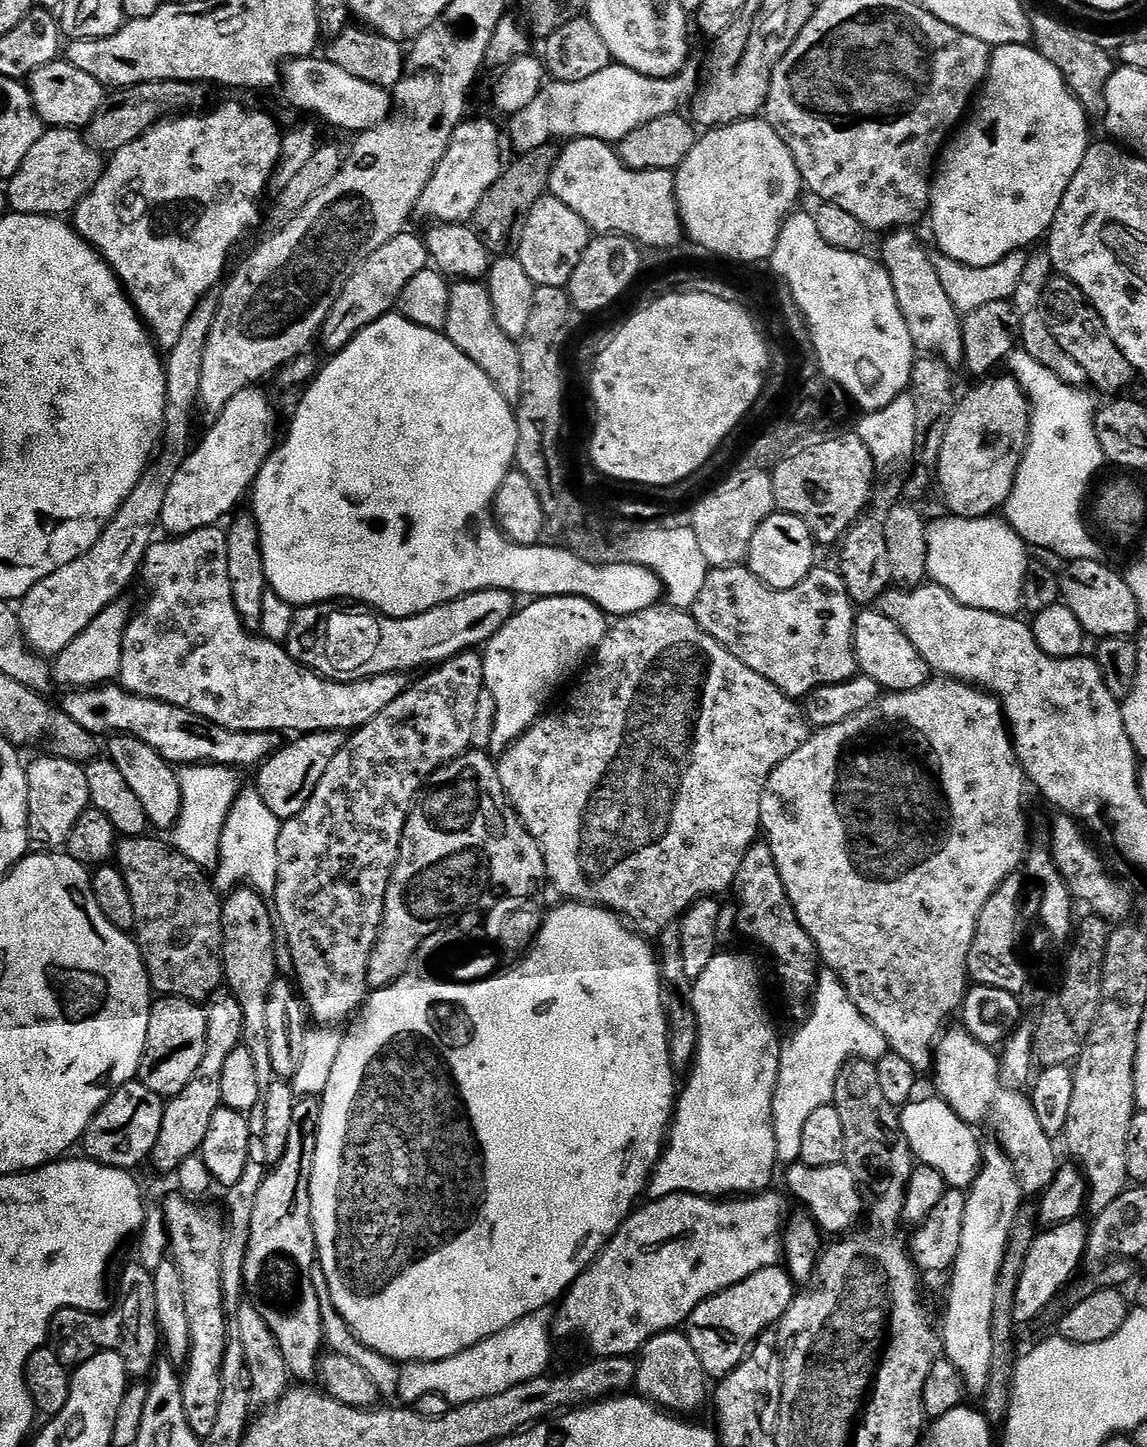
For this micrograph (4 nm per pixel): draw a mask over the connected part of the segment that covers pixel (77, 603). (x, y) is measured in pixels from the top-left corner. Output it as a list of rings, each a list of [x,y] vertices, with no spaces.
[[[215,295],[205,296],[202,303],[194,310],[194,314],[190,314],[190,322],[186,322],[186,330],[182,330],[182,335],[178,338],[178,346],[167,349],[164,360],[164,373],[166,374],[164,435],[152,460],[146,466],[142,478],[138,478],[138,486],[130,490],[130,498],[122,502],[118,514],[114,514],[112,521],[104,527],[104,533],[100,535],[98,542],[94,542],[94,546],[90,546],[90,550],[86,550],[82,558],[74,558],[74,562],[62,566],[62,570],[54,570],[54,574],[42,578],[42,582],[34,585],[24,595],[23,600],[19,601],[20,632],[24,636],[25,644],[33,652],[45,658],[54,658],[62,650],[66,650],[66,646],[70,646],[70,642],[74,642],[74,638],[78,638],[78,634],[82,634],[82,630],[86,630],[86,626],[90,626],[90,622],[94,622],[94,618],[98,618],[98,614],[102,614],[106,606],[110,606],[115,600],[125,595],[124,591],[131,586],[135,576],[137,579],[144,562],[144,555],[154,542],[155,536],[152,535],[160,528],[160,515],[162,505],[166,503],[166,493],[174,483],[174,474],[178,474],[182,462],[190,451],[188,439],[192,436],[192,410],[198,406],[202,384],[202,354],[206,354],[206,342],[210,338],[210,328],[214,326],[217,305],[218,300]]]

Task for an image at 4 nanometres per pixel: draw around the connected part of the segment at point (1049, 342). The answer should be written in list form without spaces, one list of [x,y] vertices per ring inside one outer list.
[[[1046,250],[1036,253],[1033,251],[1028,256],[1014,297],[1016,311],[1020,314],[1018,340],[1023,351],[1028,352],[1032,358],[1038,358],[1038,362],[1042,362],[1048,370],[1054,370],[1054,374],[1058,374],[1058,378],[1062,378],[1062,382],[1084,386],[1088,384],[1086,370],[1082,370],[1082,366],[1078,366],[1078,362],[1074,362],[1074,358],[1070,358],[1070,354],[1066,354],[1066,350],[1062,350],[1062,346],[1058,346],[1058,342],[1044,318],[1044,292],[1048,289],[1048,283],[1052,281],[1053,275],[1052,258]]]

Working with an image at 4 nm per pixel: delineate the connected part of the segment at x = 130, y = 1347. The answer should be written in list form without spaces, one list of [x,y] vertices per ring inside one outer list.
[[[132,1262],[132,1265],[120,1276],[120,1296],[115,1297],[115,1302],[114,1310],[99,1314],[96,1317],[93,1315],[81,1315],[77,1310],[71,1312],[58,1311],[49,1326],[50,1342],[55,1343],[56,1352],[59,1352],[60,1360],[67,1361],[68,1364],[75,1364],[76,1361],[84,1360],[86,1355],[93,1355],[94,1349],[103,1350],[118,1354],[118,1358],[122,1358],[129,1377],[151,1377],[152,1369],[156,1367],[157,1359],[162,1352],[160,1327],[154,1314],[154,1278],[152,1274],[146,1271],[140,1263]]]

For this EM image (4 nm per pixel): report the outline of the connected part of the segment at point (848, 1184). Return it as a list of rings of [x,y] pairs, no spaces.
[[[799,1162],[787,1165],[784,1180],[788,1183],[787,1195],[793,1201],[797,1200],[801,1204],[803,1211],[811,1216],[816,1222],[821,1233],[840,1232],[836,1234],[848,1234],[860,1220],[860,1215],[865,1215],[860,1202],[861,1189],[858,1187],[856,1179],[845,1164],[835,1164],[834,1166],[806,1166]]]

